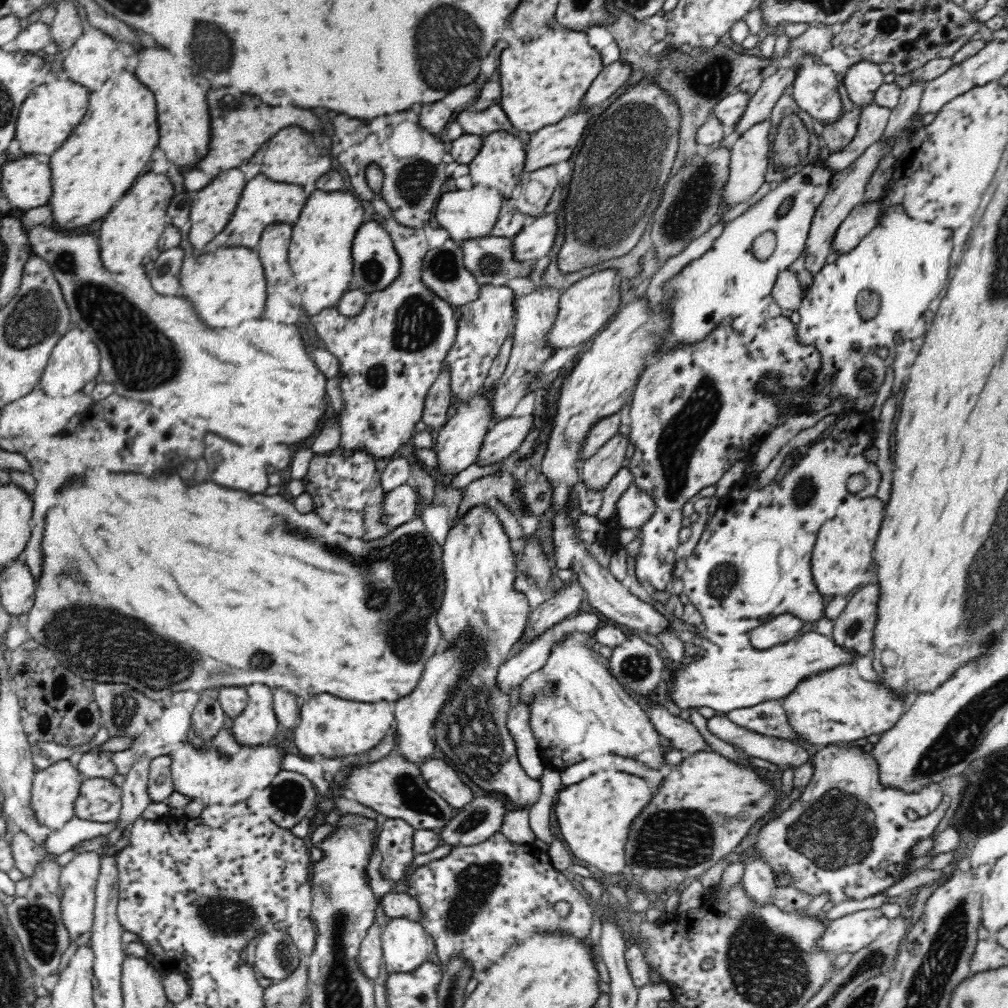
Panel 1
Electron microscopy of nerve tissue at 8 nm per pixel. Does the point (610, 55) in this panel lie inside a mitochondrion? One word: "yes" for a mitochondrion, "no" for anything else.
no

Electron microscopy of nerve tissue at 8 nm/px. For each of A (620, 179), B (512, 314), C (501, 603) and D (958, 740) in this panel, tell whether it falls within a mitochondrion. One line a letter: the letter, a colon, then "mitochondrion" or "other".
A: mitochondrion
B: other
C: other
D: mitochondrion

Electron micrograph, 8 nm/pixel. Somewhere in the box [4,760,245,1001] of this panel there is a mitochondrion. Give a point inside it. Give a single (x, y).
(35, 921)

